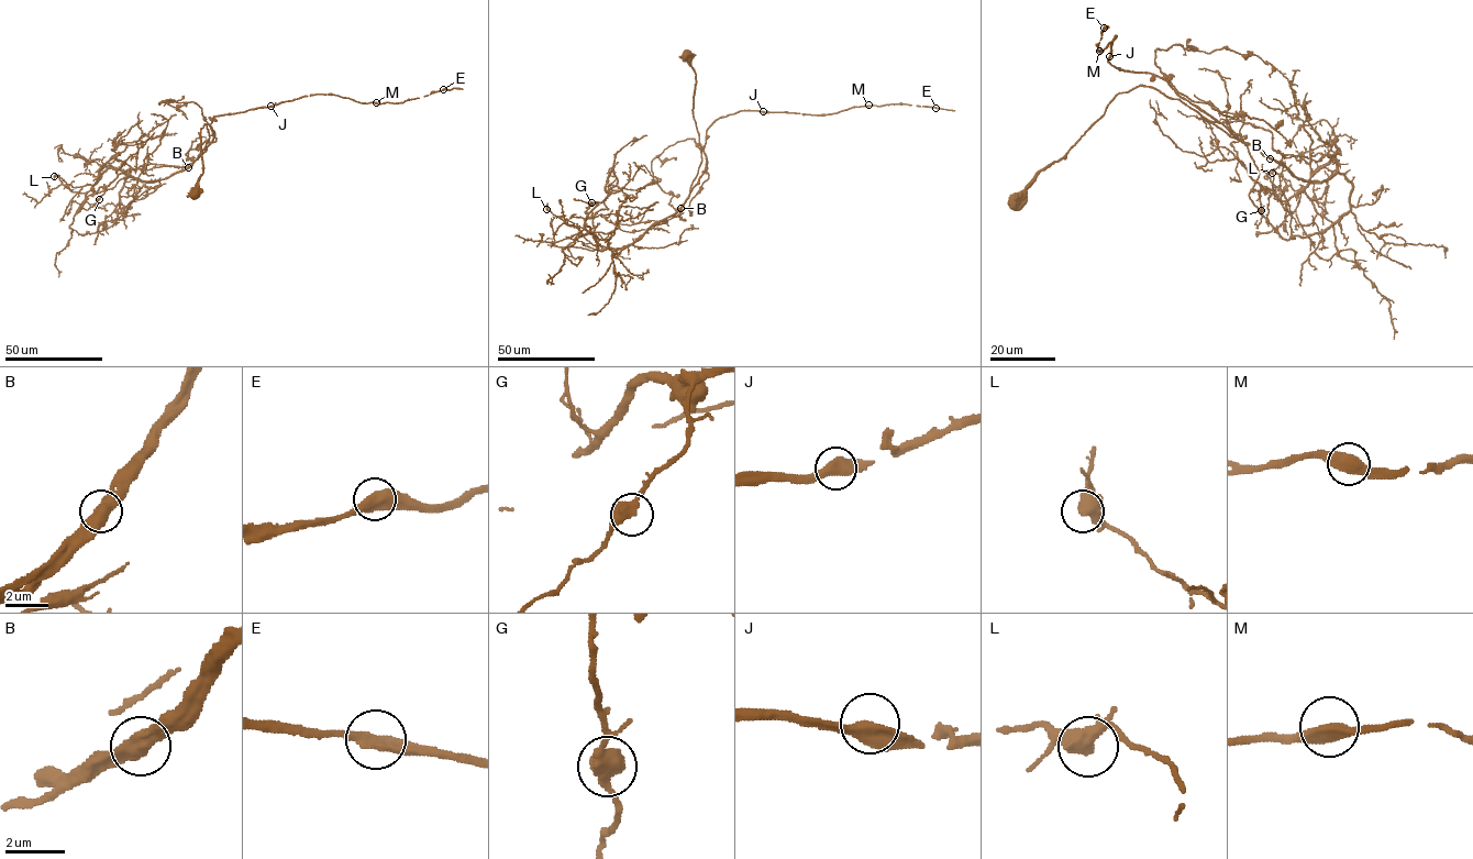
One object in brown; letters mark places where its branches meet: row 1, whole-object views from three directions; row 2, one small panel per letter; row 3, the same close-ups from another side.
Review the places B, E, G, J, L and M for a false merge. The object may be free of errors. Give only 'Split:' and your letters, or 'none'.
Split: none

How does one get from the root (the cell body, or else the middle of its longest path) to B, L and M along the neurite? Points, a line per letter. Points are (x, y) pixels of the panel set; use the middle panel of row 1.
B: (686, 54), (695, 74), (693, 113), (701, 161), (689, 197), (680, 208)
L: (686, 54), (695, 74), (693, 113), (701, 161), (682, 206), (617, 249), (601, 246), (591, 232), (546, 209)
M: (686, 54), (701, 160), (691, 189), (705, 168), (707, 129), (719, 118), (868, 105)

